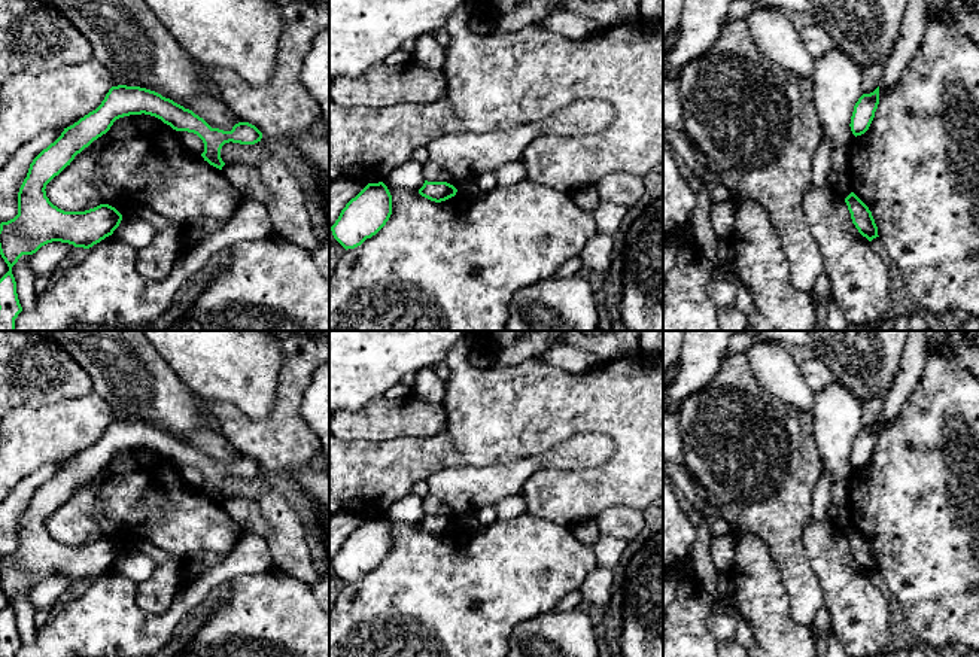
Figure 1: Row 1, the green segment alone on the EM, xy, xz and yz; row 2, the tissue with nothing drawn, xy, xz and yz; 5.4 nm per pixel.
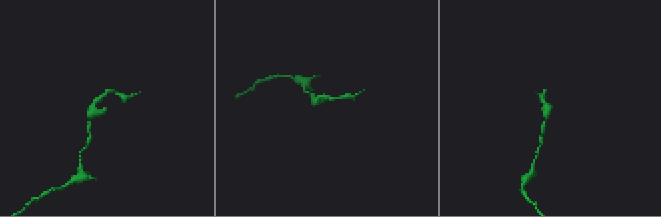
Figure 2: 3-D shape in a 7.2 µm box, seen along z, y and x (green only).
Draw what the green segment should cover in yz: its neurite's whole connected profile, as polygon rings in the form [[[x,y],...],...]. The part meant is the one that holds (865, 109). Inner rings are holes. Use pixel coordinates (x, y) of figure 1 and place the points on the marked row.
[[[879,86],[873,92],[863,94],[858,98],[858,101],[854,106],[849,124],[851,131],[855,137],[864,134],[869,130],[875,118],[878,104],[879,104]]]

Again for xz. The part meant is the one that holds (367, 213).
[[[383,182],[368,183],[341,210],[331,226],[334,238],[347,250],[376,235],[392,215],[392,195]]]

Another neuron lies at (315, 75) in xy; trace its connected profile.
[[[329,28],[316,34],[304,60],[301,82],[320,106],[329,127]]]

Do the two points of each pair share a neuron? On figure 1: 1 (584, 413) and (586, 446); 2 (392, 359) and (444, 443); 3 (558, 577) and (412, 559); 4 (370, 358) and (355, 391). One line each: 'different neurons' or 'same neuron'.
1: different neurons
2: different neurons
3: same neuron
4: same neuron

